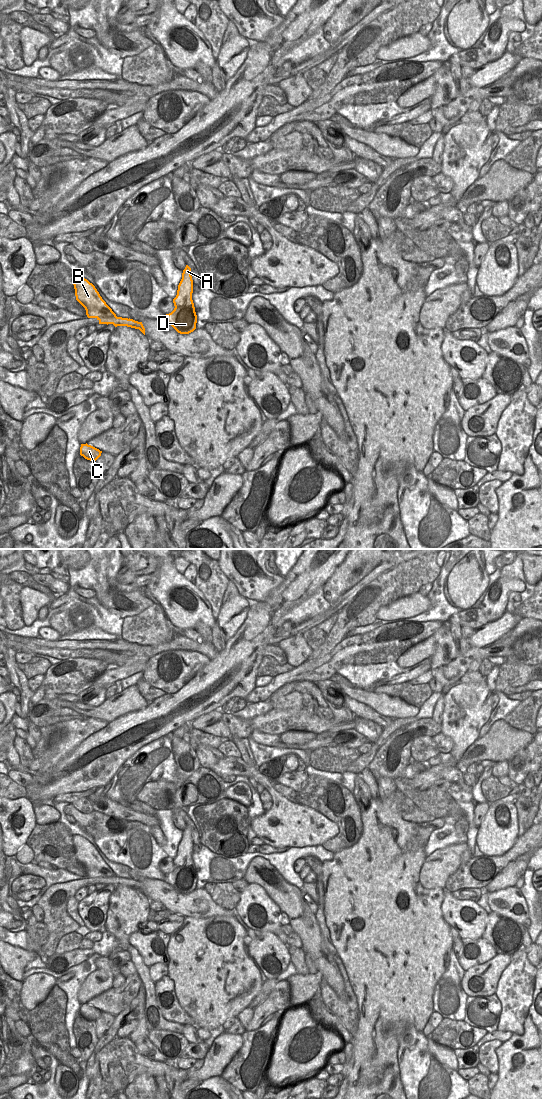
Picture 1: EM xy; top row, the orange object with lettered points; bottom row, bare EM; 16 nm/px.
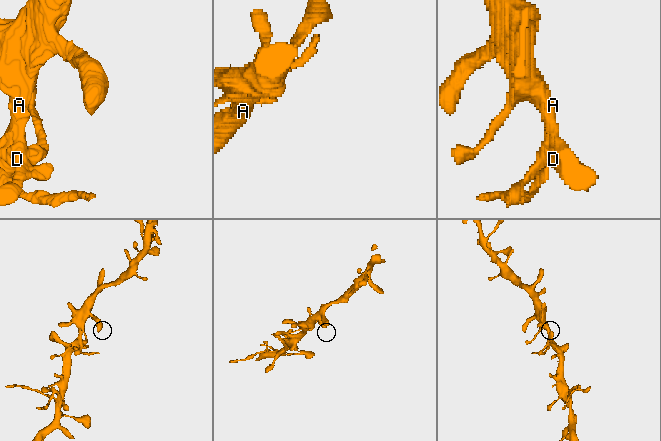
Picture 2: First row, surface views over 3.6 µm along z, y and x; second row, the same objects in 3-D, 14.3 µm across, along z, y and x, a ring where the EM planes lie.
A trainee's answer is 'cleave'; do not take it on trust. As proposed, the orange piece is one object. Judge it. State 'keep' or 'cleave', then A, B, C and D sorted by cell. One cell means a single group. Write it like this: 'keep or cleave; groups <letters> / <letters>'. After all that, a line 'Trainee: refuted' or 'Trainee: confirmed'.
keep; groups A B C D
Trainee: refuted

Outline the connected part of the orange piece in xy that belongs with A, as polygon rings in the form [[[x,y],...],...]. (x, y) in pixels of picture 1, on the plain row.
[[[186,825],[178,845],[177,855],[173,859],[174,870],[166,874],[164,882],[171,885],[180,894],[189,894],[196,889],[197,875],[192,860],[193,840],[191,828]]]

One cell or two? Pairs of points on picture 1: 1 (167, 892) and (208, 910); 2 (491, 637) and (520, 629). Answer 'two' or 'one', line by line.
1: one
2: two

